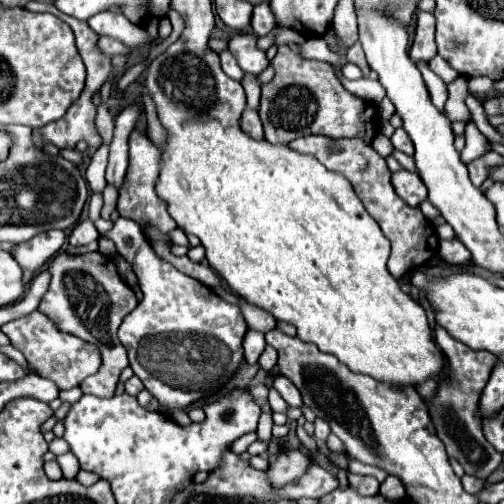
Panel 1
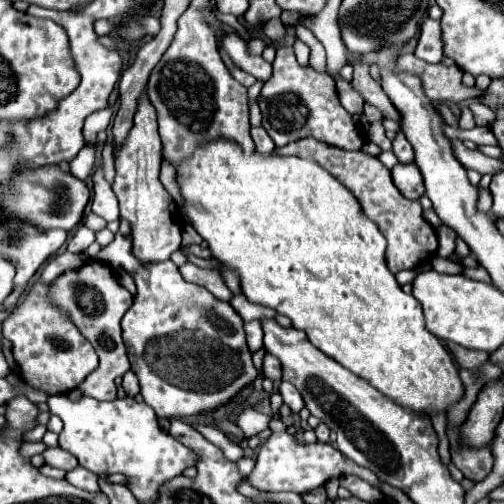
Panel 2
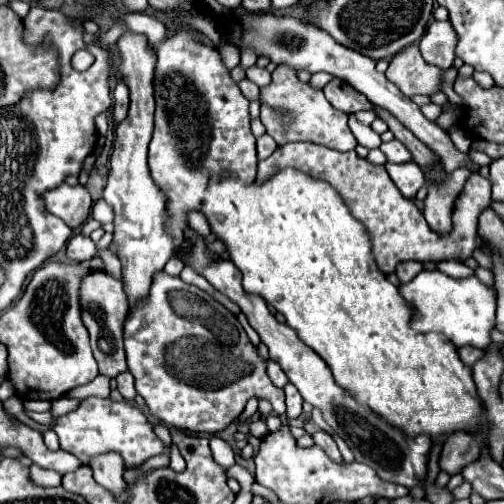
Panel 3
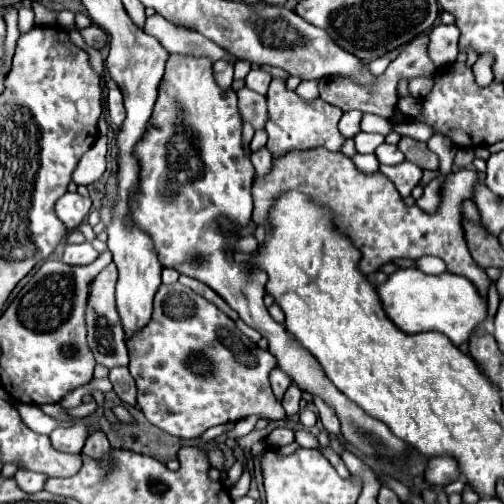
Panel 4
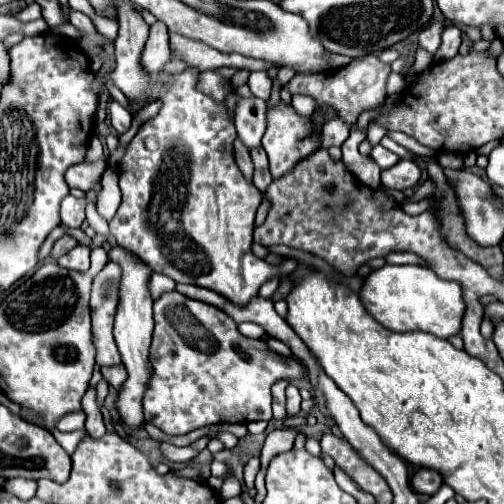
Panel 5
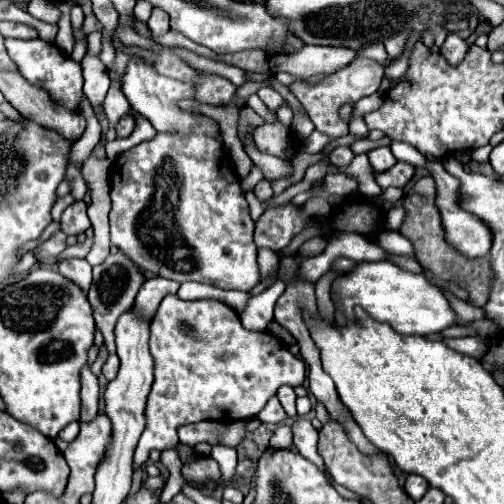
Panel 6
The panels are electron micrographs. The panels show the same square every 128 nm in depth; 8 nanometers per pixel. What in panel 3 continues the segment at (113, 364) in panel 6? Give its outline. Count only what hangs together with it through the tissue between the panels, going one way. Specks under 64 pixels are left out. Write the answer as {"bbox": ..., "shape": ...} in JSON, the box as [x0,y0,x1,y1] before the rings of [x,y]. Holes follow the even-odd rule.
{"bbox":[116,372,136,400],"shape":[[[122,372],[122,376],[118,376],[116,382],[118,382],[118,392],[120,392],[126,400],[134,400],[136,388],[134,388],[134,378],[130,376],[130,372]]]}

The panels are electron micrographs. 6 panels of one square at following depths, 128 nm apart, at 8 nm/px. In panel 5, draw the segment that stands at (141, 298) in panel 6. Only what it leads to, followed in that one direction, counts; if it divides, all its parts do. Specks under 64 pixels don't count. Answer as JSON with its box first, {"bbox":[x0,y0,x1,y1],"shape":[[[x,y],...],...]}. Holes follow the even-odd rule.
{"bbox":[150,274,176,298],"shape":[[[154,274],[152,280],[150,280],[152,298],[158,298],[160,294],[174,290],[174,286],[176,286],[176,282],[174,282],[170,276],[166,276],[166,274]]]}

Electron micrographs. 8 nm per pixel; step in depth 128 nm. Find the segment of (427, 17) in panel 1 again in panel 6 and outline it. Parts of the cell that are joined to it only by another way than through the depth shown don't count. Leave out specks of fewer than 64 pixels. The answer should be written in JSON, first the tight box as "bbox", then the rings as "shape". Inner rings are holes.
{"bbox":[440,32,468,64],"shape":[[[450,32],[448,38],[444,40],[444,44],[440,46],[440,54],[450,62],[450,64],[460,64],[460,60],[464,60],[466,52],[468,52],[468,44],[464,38],[460,38],[458,34]]]}

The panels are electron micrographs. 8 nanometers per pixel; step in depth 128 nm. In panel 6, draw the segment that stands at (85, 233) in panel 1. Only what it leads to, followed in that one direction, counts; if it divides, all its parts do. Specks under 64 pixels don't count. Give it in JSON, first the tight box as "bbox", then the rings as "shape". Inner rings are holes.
{"bbox":[58,258,92,290],"shape":[[[68,258],[58,264],[58,270],[62,276],[68,276],[68,280],[80,284],[80,288],[88,290],[92,282],[92,266],[84,258]]]}

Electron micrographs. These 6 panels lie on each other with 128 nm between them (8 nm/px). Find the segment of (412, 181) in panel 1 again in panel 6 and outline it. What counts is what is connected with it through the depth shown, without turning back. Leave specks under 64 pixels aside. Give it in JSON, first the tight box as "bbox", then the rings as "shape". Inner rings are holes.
{"bbox":[376,162,414,190],"shape":[[[396,162],[390,170],[376,174],[376,182],[386,190],[390,186],[398,186],[404,188],[414,176],[414,166],[406,164],[406,162]]]}

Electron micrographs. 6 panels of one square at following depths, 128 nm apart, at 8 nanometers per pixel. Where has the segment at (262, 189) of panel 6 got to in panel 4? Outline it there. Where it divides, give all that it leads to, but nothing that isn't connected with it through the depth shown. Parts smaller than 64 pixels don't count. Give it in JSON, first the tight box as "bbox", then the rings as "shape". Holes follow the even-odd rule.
{"bbox":[252,146,272,176],"shape":[[[262,146],[260,150],[252,152],[252,164],[256,168],[256,176],[264,176],[264,172],[268,172],[268,168],[272,166],[272,154],[266,146]]]}

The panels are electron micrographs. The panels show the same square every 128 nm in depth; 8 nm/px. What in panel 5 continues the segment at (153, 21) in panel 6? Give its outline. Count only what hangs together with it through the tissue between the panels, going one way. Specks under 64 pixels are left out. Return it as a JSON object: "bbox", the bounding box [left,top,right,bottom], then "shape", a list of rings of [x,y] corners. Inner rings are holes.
{"bbox":[140,22,172,74],"shape":[[[156,22],[150,28],[150,36],[142,50],[140,64],[148,74],[160,74],[170,58],[172,58],[172,52],[168,46],[168,28],[164,28],[164,24]]]}

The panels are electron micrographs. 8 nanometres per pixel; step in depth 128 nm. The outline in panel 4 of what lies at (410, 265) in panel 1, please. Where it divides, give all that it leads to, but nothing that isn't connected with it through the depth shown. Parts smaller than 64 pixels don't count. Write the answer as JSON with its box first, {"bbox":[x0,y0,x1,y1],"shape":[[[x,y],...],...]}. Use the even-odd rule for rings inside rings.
{"bbox":[252,148,492,296],"shape":[[[326,148],[294,150],[274,158],[270,172],[254,180],[252,220],[256,224],[266,226],[268,230],[266,218],[270,212],[270,204],[274,204],[274,200],[284,190],[294,188],[312,196],[316,202],[334,208],[336,226],[342,232],[346,232],[356,244],[356,248],[360,248],[362,252],[360,270],[364,274],[378,272],[384,264],[394,262],[396,258],[416,260],[420,256],[436,256],[446,262],[448,272],[466,276],[476,284],[476,288],[480,288],[480,294],[486,296],[492,280],[472,260],[462,230],[462,202],[472,200],[474,186],[478,184],[478,180],[480,180],[478,172],[466,168],[448,174],[448,180],[442,188],[442,204],[438,212],[426,214],[418,206],[406,206],[394,184],[382,172],[364,174],[354,166],[354,162],[348,156],[340,152],[328,152]]]}

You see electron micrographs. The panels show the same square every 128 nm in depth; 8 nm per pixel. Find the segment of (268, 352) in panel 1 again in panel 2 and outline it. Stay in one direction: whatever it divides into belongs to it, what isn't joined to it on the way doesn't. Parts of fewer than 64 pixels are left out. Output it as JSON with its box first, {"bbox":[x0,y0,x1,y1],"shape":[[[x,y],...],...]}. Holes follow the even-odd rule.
{"bbox":[264,352,282,382],"shape":[[[268,352],[264,356],[264,376],[270,378],[272,382],[280,382],[282,380],[282,366],[280,366],[278,358],[268,354]]]}

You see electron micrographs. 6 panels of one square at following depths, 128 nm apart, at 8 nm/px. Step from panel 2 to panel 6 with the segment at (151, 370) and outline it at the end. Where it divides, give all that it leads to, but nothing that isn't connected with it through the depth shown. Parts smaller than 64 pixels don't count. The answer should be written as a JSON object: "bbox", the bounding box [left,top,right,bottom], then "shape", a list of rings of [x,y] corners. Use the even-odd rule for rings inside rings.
{"bbox":[134,294,306,466],"shape":[[[174,294],[166,296],[166,298],[160,302],[160,306],[158,306],[158,310],[156,310],[152,322],[150,322],[150,352],[152,352],[152,356],[154,356],[154,360],[156,360],[156,370],[154,370],[154,376],[156,376],[156,378],[154,378],[154,384],[152,384],[152,390],[150,390],[150,396],[148,396],[148,404],[146,404],[146,412],[144,412],[144,414],[146,414],[146,430],[144,430],[144,434],[140,436],[140,442],[138,442],[138,448],[136,448],[136,454],[134,454],[134,462],[136,462],[138,466],[142,466],[142,464],[148,460],[150,450],[168,450],[168,448],[176,446],[176,444],[178,444],[178,428],[180,428],[180,426],[184,426],[184,424],[194,424],[194,422],[202,422],[202,420],[218,420],[218,422],[224,422],[224,420],[226,420],[226,422],[236,422],[236,420],[254,418],[254,416],[264,408],[266,400],[270,400],[280,386],[284,386],[284,384],[288,384],[288,386],[300,386],[300,384],[304,382],[304,378],[306,378],[306,364],[302,362],[302,358],[290,354],[290,350],[288,350],[278,338],[274,338],[274,336],[268,334],[268,332],[248,332],[248,330],[240,324],[238,314],[232,312],[232,308],[228,308],[226,304],[222,304],[222,302],[218,302],[218,300],[192,300],[192,302],[188,302],[188,300],[180,300],[180,298],[174,296]]]}

